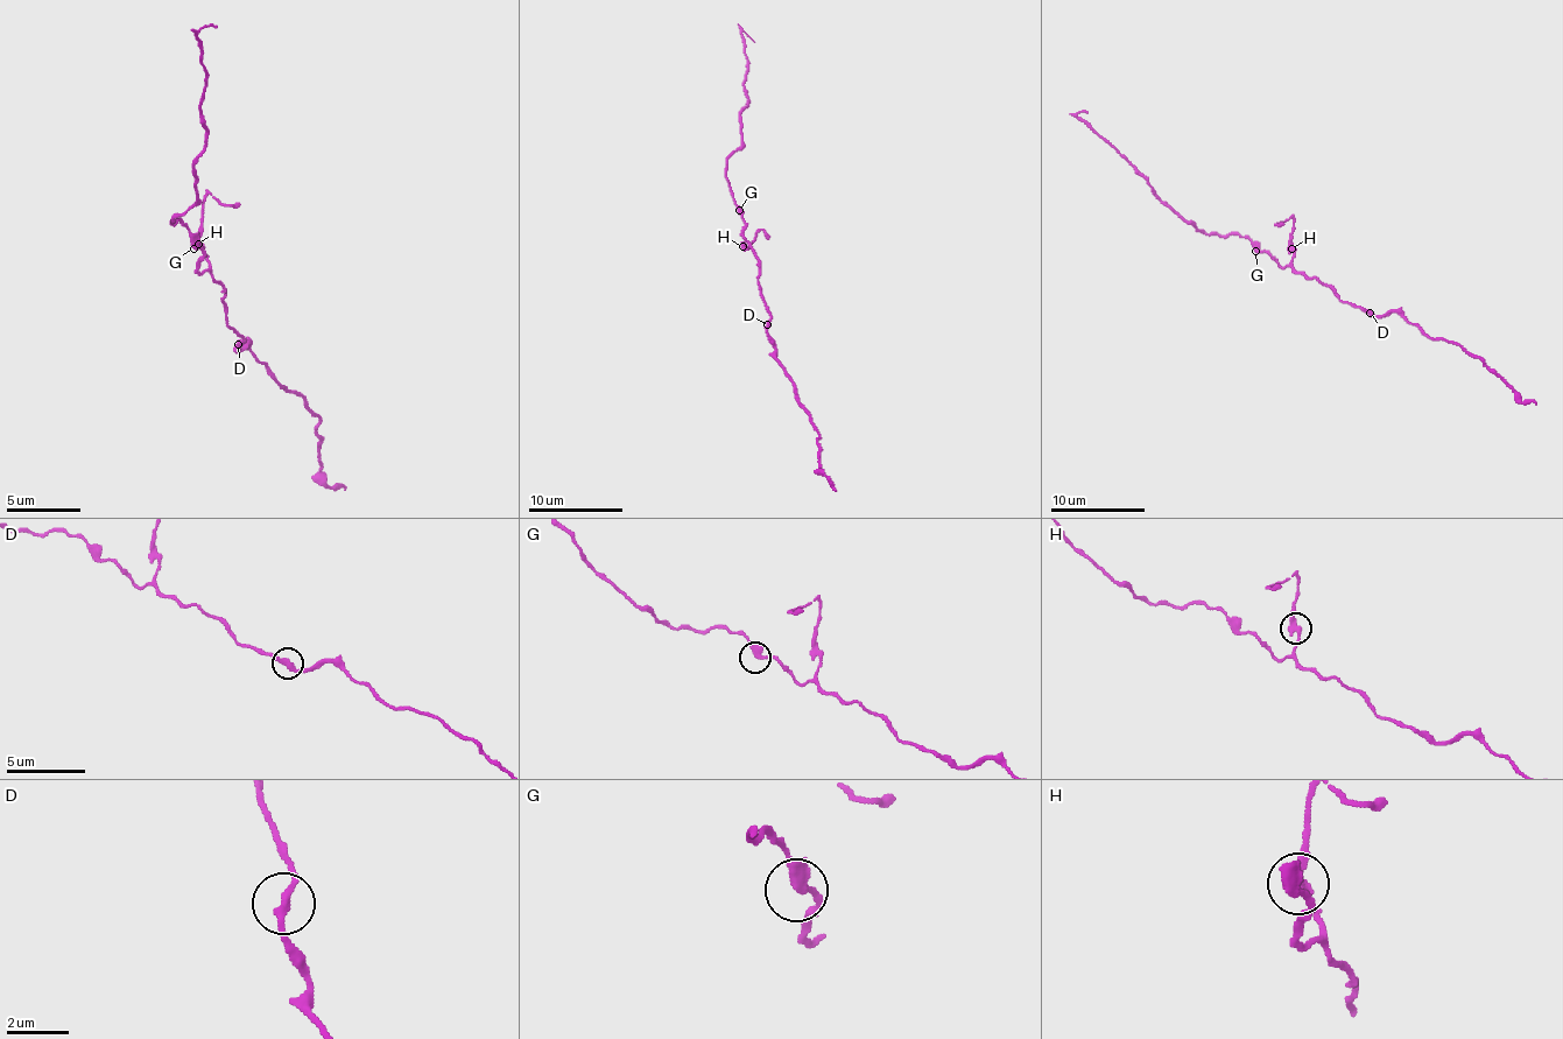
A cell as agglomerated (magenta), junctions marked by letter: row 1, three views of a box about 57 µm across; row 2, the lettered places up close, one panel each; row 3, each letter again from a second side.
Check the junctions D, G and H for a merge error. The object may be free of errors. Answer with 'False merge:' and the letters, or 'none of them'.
False merge: H

